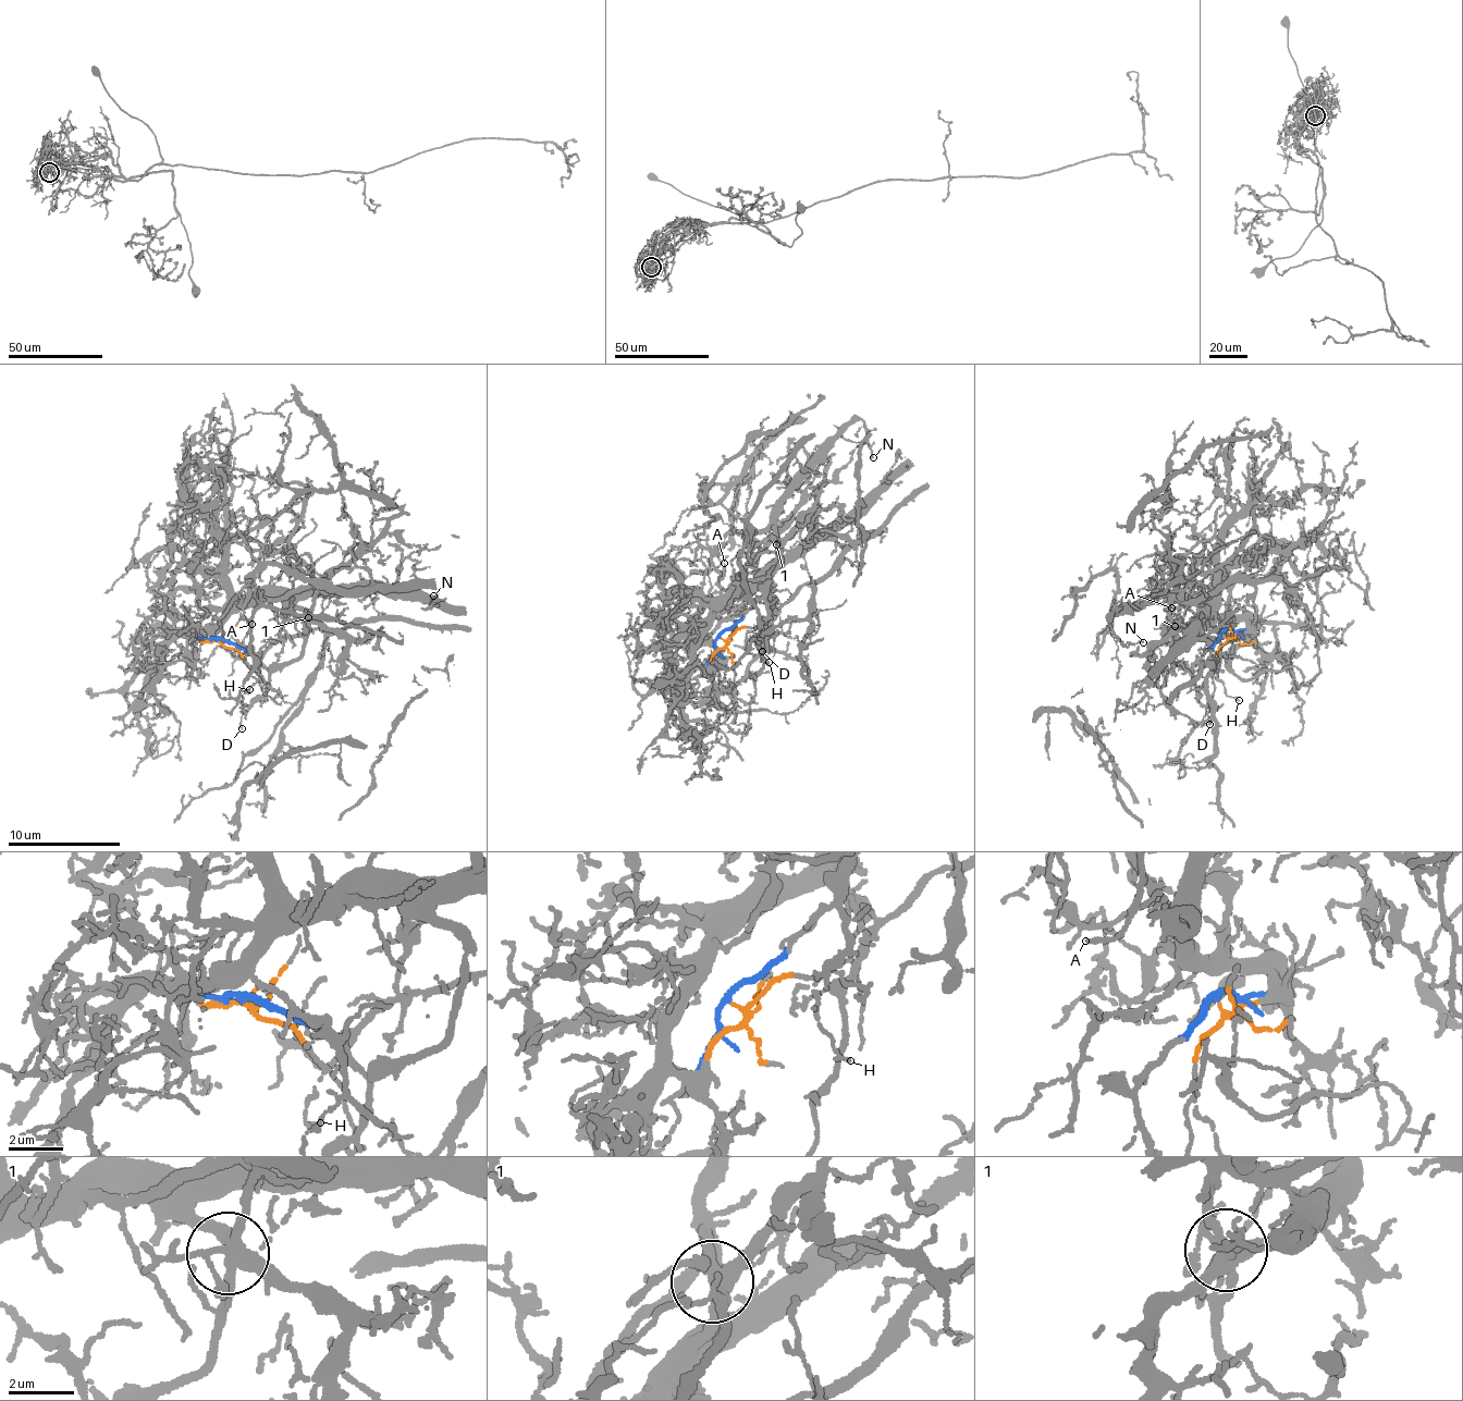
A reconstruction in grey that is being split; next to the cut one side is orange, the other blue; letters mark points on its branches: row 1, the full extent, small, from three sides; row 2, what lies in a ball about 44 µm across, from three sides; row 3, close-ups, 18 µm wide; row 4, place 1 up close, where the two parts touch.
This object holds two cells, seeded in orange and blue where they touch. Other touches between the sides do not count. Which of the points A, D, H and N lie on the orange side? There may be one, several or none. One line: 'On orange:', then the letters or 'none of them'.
On orange: H

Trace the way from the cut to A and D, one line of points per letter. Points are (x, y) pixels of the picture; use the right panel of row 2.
A: (1225, 633), (1190, 668), (1173, 660), (1176, 556), (1192, 570), (1192, 593), (1183, 606), (1170, 607)
D: (1225, 633), (1205, 649), (1192, 668), (1195, 698), (1214, 712), (1208, 725)

